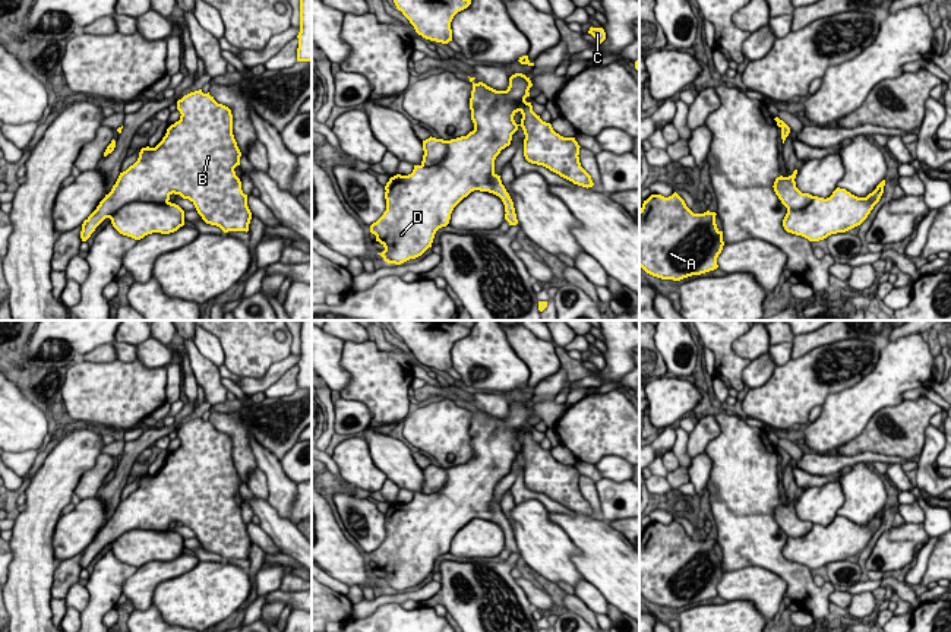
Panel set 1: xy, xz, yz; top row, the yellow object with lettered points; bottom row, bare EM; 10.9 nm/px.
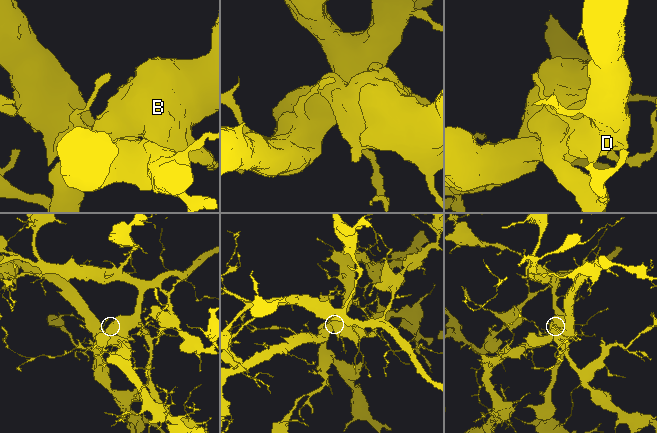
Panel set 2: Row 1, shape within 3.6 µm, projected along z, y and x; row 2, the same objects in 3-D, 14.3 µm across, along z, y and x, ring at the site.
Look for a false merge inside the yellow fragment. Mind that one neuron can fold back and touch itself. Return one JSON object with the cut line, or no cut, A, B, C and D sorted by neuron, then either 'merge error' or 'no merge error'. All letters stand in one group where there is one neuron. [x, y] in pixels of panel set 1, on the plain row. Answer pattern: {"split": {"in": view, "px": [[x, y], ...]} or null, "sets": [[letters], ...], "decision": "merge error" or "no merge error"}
{"split": {"in": "xy", "px": [[167, 528], [128, 530], [110, 546]]}, "sets": [["A", "C", "D"], ["B"]], "decision": "merge error"}

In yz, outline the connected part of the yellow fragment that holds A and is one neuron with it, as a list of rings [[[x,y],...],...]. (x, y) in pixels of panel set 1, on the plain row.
[[[676,519],[669,525],[651,522],[639,537],[639,594],[653,604],[673,609],[717,597],[724,569],[715,543],[693,541]]]

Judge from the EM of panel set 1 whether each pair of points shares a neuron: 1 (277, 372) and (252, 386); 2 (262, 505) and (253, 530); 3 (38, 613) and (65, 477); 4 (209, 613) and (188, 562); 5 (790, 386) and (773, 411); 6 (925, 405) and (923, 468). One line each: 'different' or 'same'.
1: same
2: different
3: same
4: different
5: same
6: different

